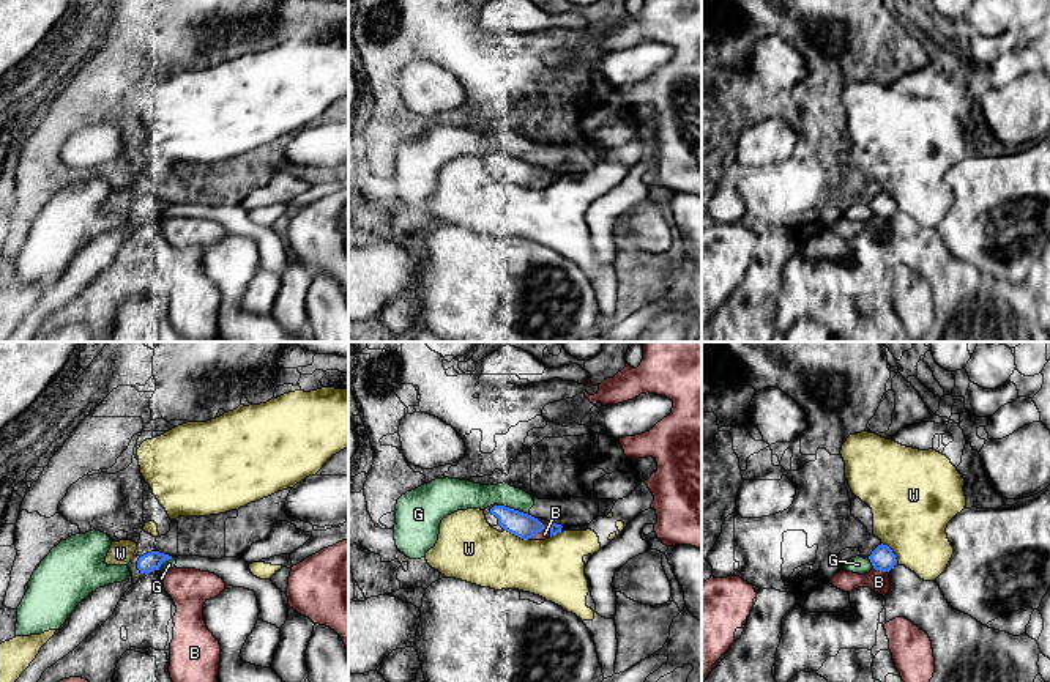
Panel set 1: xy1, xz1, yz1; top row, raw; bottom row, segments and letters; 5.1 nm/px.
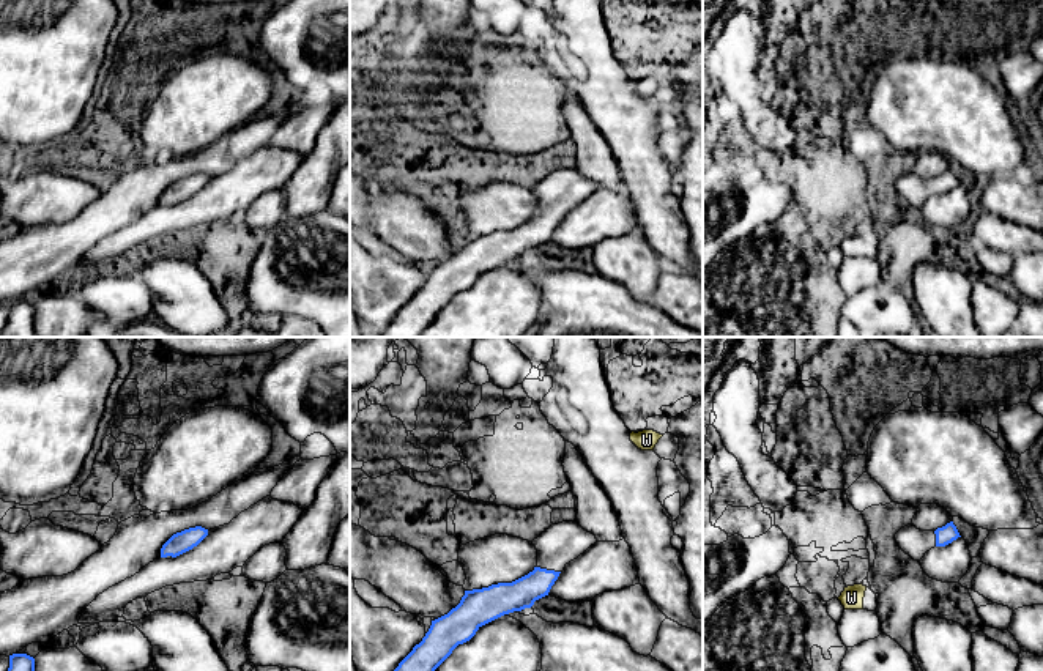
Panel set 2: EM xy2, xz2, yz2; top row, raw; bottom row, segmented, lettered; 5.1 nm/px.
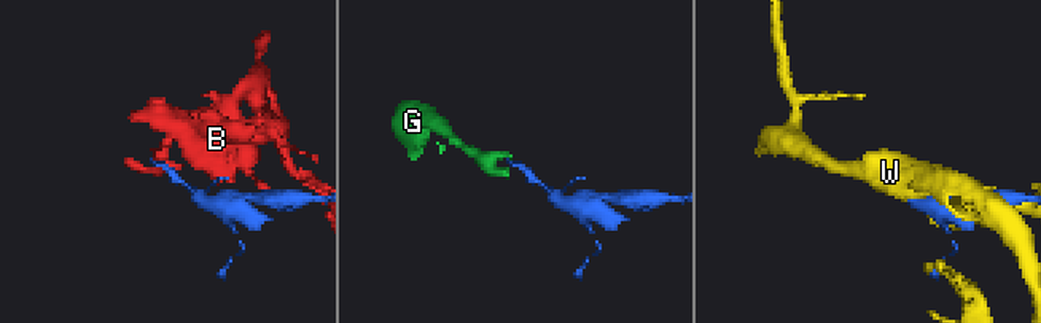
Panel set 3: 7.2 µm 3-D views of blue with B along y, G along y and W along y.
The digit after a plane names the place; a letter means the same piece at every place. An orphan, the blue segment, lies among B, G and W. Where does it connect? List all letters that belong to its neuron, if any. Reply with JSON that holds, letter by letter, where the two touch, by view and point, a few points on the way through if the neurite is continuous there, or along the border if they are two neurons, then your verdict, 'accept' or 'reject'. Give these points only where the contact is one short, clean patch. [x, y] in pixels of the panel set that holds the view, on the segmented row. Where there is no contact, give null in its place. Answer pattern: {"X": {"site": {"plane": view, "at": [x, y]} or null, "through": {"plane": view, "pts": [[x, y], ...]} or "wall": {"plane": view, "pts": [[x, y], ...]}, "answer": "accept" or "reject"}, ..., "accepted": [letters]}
{"B": {"site": {"plane": "xz1", "at": [539, 531]}, "answer": "reject"}, "G": {"site": {"plane": "xz1", "at": [513, 509]}, "answer": "reject"}, "W": {"site": {"plane": "xz1", "at": [516, 534]}, "answer": "reject"}, "accepted": []}

